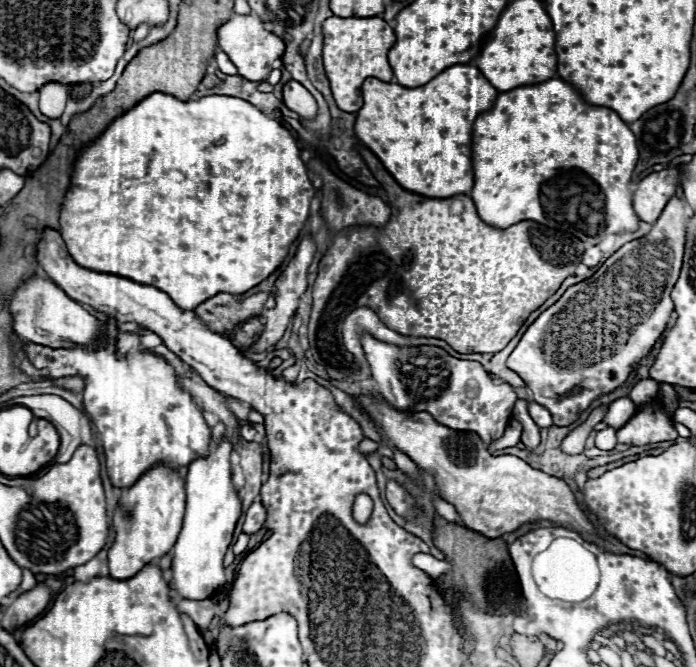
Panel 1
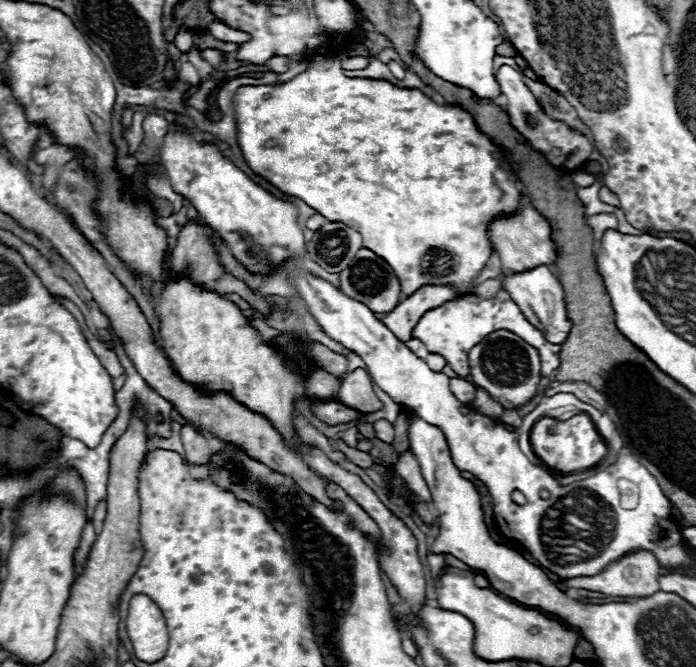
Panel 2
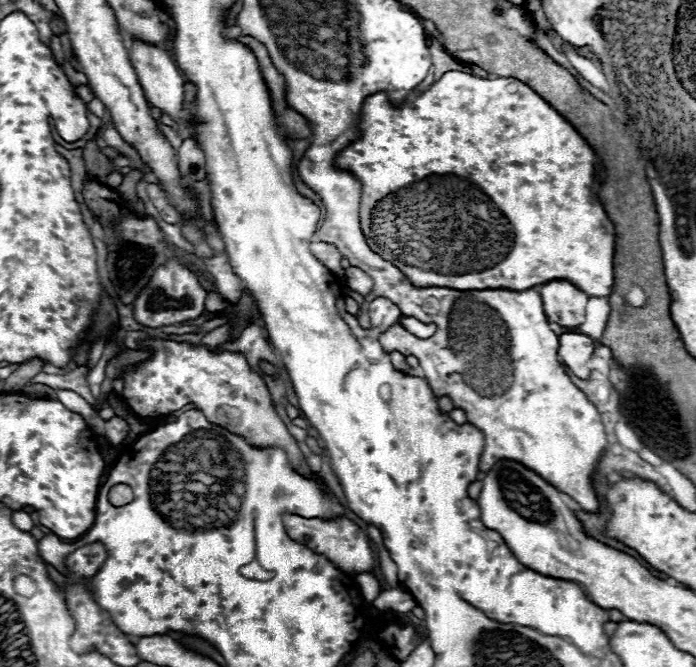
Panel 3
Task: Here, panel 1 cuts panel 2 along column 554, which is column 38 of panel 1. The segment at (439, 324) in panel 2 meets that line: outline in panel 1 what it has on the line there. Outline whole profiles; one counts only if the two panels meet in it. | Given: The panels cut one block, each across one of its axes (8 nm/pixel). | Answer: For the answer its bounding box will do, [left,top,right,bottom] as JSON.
[26,318,210,488]

